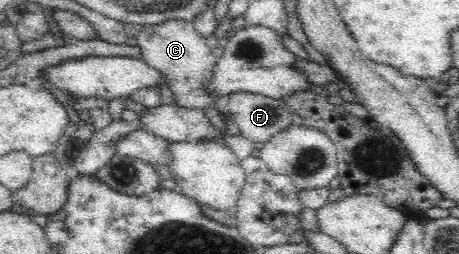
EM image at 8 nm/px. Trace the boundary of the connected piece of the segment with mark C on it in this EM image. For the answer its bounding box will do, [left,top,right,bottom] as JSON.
[134,19,218,110]

